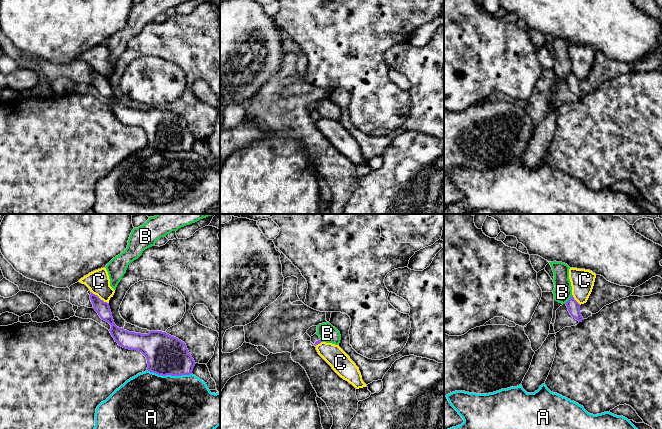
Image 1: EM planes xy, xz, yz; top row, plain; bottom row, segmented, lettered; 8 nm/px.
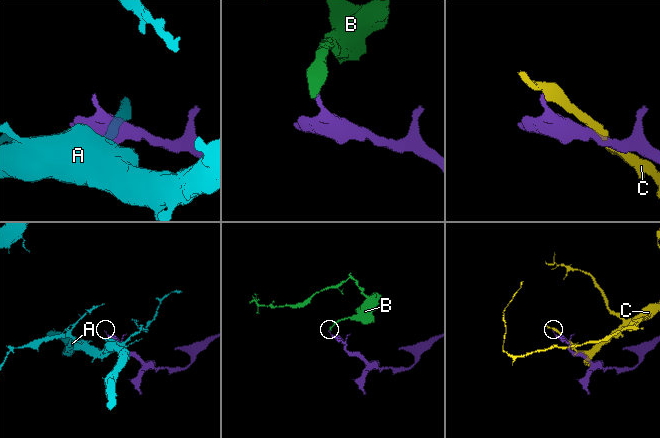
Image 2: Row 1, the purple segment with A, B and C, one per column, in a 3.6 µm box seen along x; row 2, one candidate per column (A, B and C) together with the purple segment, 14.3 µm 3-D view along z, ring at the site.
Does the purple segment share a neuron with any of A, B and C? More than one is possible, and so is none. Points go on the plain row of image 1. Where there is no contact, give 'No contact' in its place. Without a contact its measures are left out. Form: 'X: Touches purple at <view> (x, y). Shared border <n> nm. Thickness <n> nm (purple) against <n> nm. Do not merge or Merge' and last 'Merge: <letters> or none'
A: Touches purple at xy (169, 150). Shared border 360 nm. Thickness 320 nm (purple) against 480 nm. Do not merge
B: Touches purple at yz (569, 75). Shared border 100 nm. Thickness 100 nm (purple) against 150 nm. Do not merge
C: Touches purple at xy (99, 74). Shared border 170 nm. Thickness 110 nm (purple) against 180 nm. Do not merge
Merge: none

